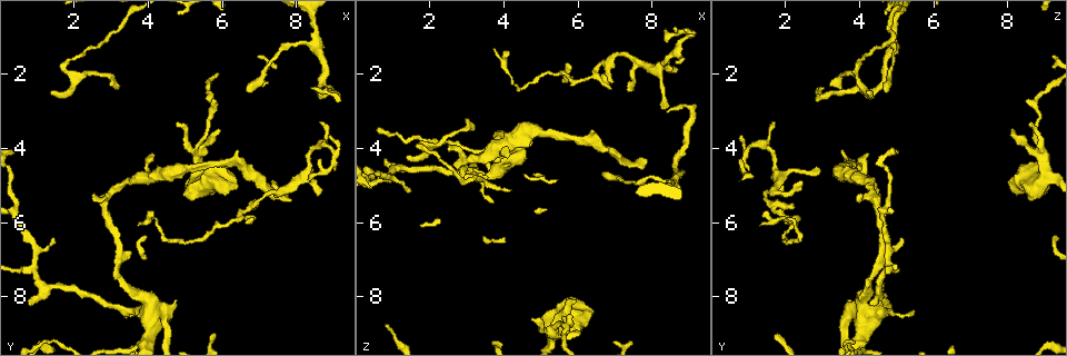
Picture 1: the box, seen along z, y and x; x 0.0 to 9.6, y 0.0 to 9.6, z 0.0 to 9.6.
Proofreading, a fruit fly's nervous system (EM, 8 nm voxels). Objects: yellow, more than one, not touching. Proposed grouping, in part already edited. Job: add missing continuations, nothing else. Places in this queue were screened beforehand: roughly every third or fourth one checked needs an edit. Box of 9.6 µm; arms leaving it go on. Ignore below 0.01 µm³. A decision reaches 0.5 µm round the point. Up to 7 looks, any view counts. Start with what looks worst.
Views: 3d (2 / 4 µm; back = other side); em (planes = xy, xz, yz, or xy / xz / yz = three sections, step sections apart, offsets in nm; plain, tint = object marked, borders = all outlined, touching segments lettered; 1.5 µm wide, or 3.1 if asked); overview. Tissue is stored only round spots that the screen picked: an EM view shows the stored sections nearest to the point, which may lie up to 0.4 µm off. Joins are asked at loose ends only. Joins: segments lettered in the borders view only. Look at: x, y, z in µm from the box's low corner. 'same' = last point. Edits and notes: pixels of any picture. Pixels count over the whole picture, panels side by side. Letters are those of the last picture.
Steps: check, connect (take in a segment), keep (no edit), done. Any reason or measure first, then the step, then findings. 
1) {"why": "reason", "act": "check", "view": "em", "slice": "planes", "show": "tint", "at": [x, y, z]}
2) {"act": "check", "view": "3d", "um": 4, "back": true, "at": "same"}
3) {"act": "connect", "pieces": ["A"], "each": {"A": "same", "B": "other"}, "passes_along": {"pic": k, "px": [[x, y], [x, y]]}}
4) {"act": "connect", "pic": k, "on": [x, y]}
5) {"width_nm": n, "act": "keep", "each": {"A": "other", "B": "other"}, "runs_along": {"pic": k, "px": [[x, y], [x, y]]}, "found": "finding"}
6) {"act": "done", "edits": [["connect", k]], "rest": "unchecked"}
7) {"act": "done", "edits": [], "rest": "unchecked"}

{"why": "free end", "act": "check", "view": "3d", "um": 2, "at": [5.90, 3.55, 8.15]}

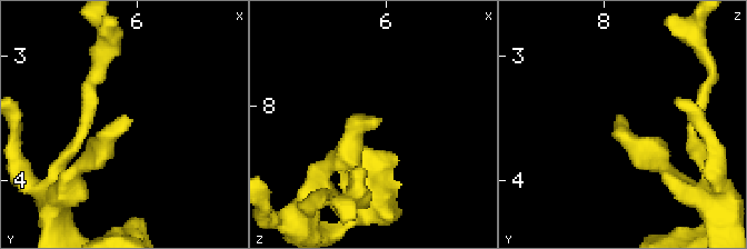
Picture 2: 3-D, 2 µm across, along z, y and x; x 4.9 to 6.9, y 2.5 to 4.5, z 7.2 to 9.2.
{"why": "need the tissue", "act": "check", "view": "em", "slice": "planes", "show": "plain", "at": [5.94, 3.52, 8.20]}

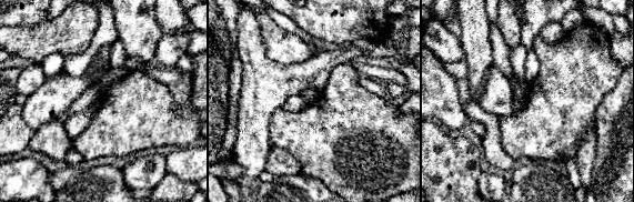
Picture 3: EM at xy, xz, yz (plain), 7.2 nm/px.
{"act": "check", "view": "em", "slice": "planes", "show": "borders", "at": "same"}

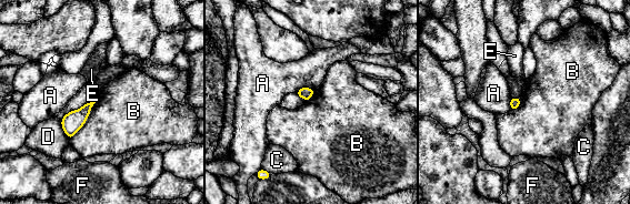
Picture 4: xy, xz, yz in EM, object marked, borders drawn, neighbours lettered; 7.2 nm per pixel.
{"act": "keep", "each": {"A": "other", "B": "other", "C": "other", "D": "other", "E": "other", "F": "other"}, "border": {"pic": 4, "px": [[96, 99], [86, 122], [69, 141]]}, "found": "none of them fits"}

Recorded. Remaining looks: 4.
{"why": "branch stops here", "act": "check", "view": "3d", "um": 4, "at": [4.75, 8.15, 3.65]}

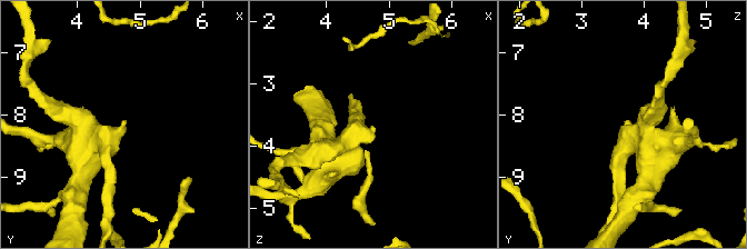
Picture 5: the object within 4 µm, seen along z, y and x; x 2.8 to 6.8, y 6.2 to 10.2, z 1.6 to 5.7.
{"act": "check", "view": "em", "slice": "planes", "show": "borders", "at": [4.75, 8.10, 3.70]}

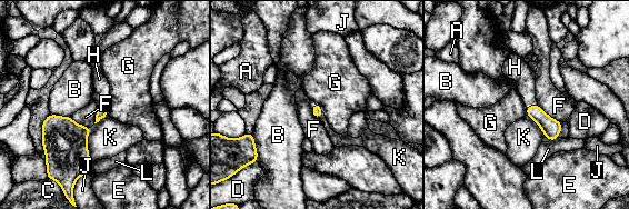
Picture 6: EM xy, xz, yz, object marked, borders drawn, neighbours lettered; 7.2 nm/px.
{"act": "connect", "pieces": ["H"], "each": {"A": "other", "B": "other", "C": "other", "D": "other", "E": "other", "F": "other", "G": "other", "H": "same", "J": "other", "K": "other", "L": "other"}, "passes_along": {"pic": 6, "px": [[550, 127], [531, 106], [523, 76]]}, "found": "the neuron continues"}

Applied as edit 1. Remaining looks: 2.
{"act": "done", "edits": [["connect", 6]], "rest": "unchecked"}

